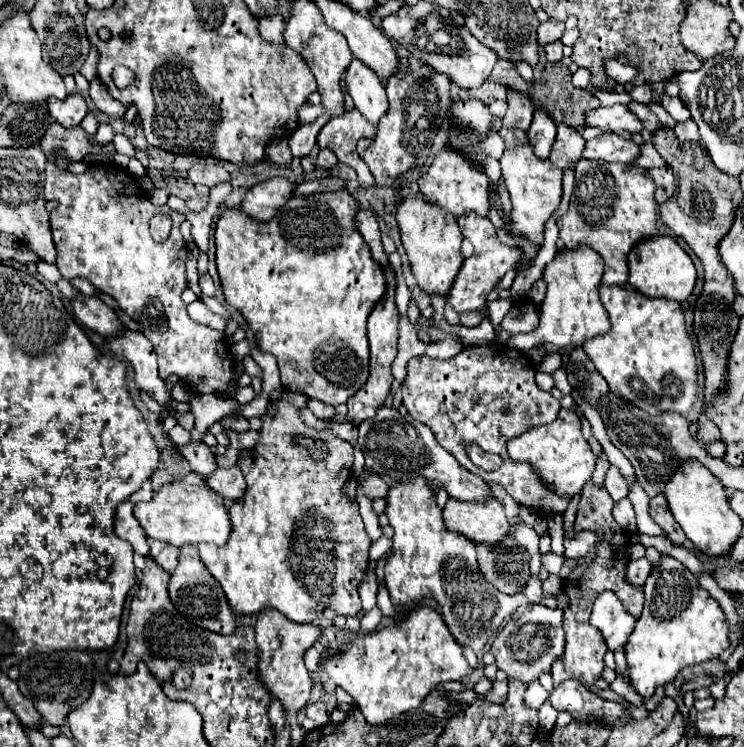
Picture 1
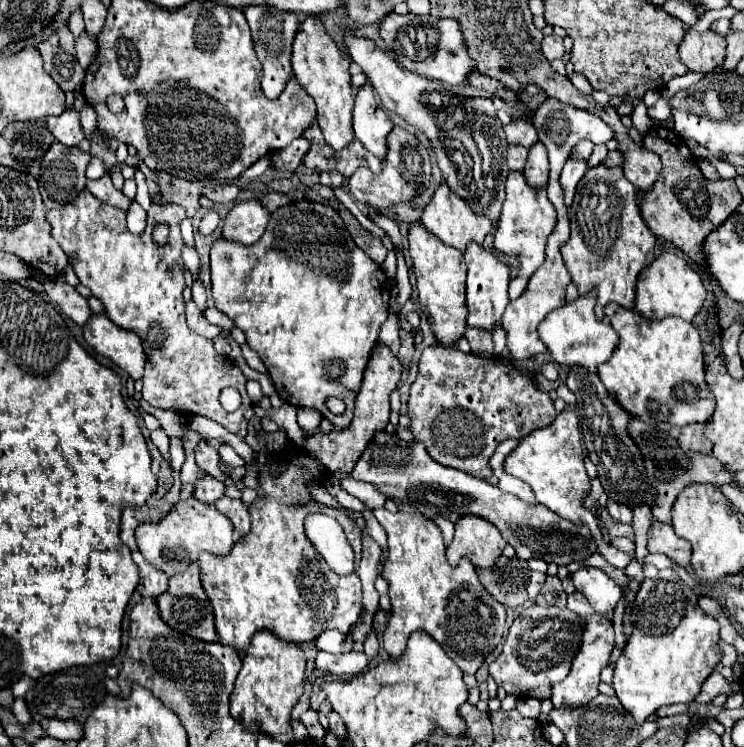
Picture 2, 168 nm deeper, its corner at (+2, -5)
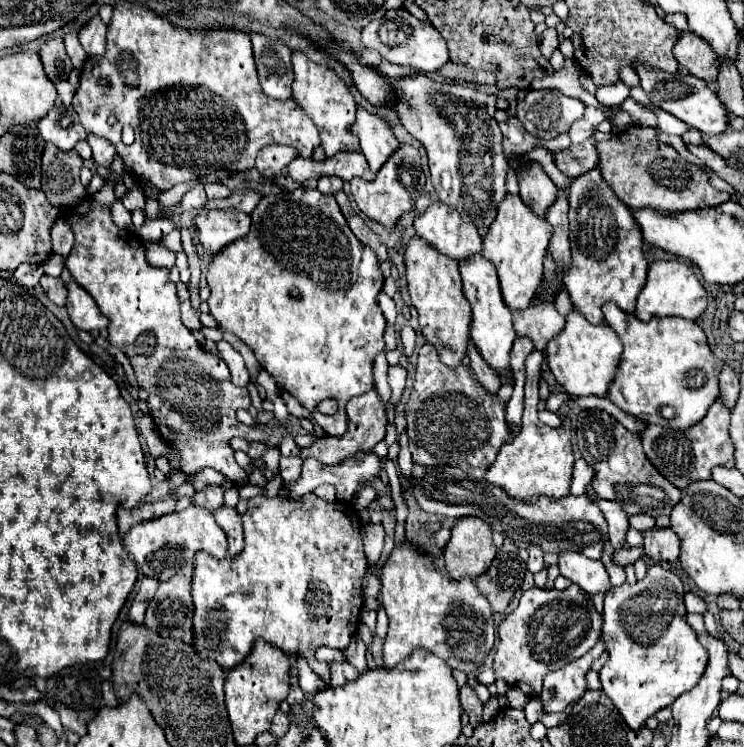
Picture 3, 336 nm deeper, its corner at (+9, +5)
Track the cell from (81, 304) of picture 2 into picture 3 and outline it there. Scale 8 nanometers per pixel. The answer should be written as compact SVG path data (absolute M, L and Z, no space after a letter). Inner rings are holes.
M43 274L41 280L39 280L43 292L47 294L47 298L57 304L57 306L65 306L65 300L67 300L67 288L63 284L61 278L53 278L53 276L47 276Z

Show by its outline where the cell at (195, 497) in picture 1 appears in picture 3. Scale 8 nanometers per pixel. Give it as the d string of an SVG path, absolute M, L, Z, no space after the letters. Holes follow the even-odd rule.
M189 506L183 512L173 512L157 520L135 524L131 532L125 536L125 548L145 576L153 576L163 582L169 580L187 560L193 560L197 552L207 552L213 558L225 558L227 536L223 528L215 522L211 512Z

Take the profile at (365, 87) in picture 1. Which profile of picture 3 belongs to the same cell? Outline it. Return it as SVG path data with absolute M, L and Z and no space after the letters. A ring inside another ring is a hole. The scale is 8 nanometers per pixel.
M363 108L357 110L357 122L353 130L361 140L361 152L367 158L371 172L379 172L379 168L401 146L393 136L389 124L381 116L369 114Z

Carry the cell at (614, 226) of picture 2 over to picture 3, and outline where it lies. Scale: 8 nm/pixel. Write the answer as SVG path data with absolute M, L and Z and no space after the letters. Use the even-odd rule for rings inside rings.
M599 168L573 180L569 198L569 220L573 262L565 272L563 282L575 310L579 310L587 318L587 322L595 326L605 322L601 312L601 306L605 302L615 302L621 310L633 314L635 300L643 290L647 276L643 236L629 208L607 186Z

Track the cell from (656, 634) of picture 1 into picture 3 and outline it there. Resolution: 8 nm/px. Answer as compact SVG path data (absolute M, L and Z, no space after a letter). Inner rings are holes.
M653 564L647 570L645 580L637 584L623 584L617 588L611 588L605 596L605 610L603 610L603 630L601 640L605 642L605 650L609 652L609 660L603 664L599 678L601 678L601 690L611 698L623 720L631 730L639 730L647 718L655 716L661 708L671 706L683 692L695 688L699 678L705 672L707 664L707 650L697 640L695 630L685 620L685 604L683 604L683 582L681 578L663 568L661 564Z

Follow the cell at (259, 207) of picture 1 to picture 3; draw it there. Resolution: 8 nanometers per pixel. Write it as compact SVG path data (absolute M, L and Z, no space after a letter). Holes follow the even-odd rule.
M201 210L195 216L195 228L199 232L199 244L209 256L215 256L221 248L247 236L251 226L251 216L235 210Z

